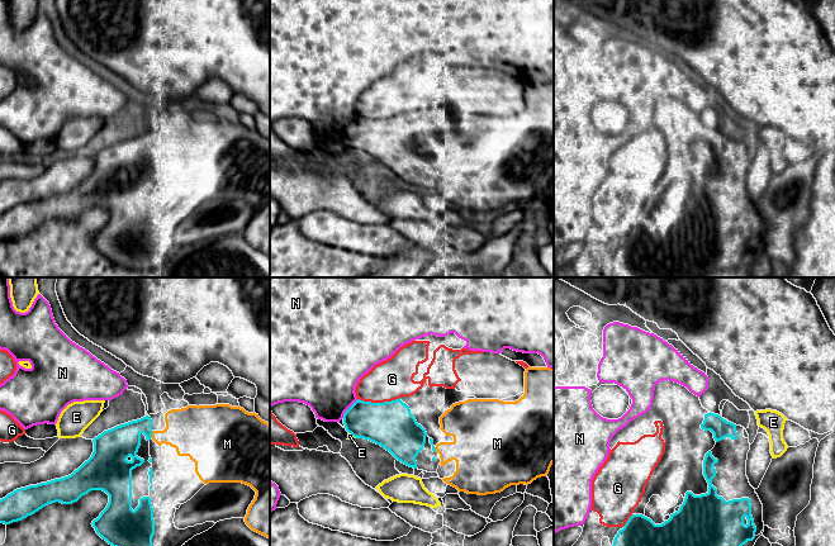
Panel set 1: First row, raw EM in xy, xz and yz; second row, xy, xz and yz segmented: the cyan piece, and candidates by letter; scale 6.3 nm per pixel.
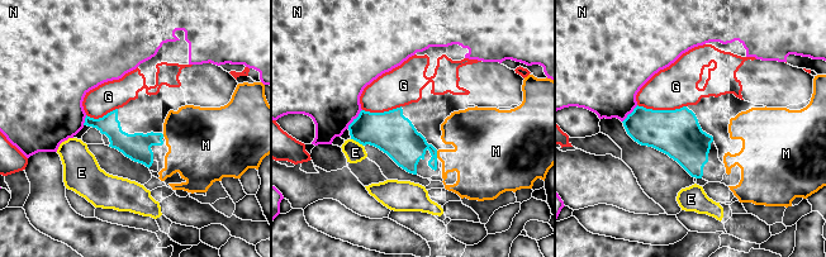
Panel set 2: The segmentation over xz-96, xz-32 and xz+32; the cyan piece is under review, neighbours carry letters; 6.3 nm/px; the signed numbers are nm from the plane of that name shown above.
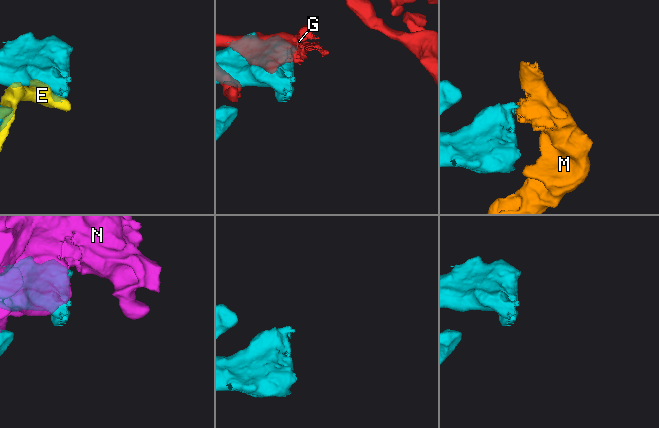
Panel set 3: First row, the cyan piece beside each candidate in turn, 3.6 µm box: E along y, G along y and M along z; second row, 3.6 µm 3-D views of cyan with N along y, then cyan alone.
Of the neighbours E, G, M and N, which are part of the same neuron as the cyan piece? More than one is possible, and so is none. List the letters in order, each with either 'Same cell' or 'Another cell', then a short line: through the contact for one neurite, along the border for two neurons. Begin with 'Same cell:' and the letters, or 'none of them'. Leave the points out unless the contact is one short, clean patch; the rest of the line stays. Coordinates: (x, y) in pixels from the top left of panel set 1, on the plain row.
Same cell: M
E: Another cell. Line: xz (349, 148), (354, 153)
G: Another cell
M: Same cell
N: Another cell

